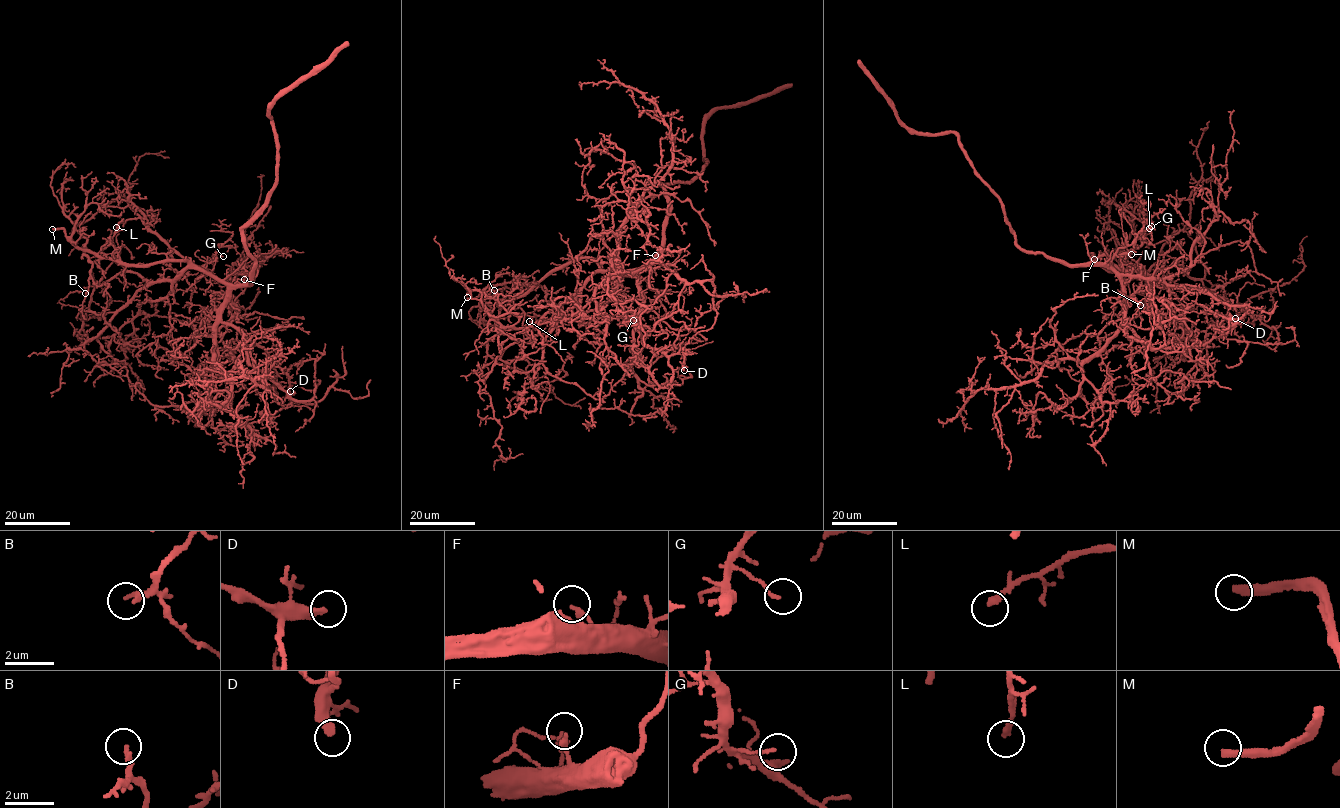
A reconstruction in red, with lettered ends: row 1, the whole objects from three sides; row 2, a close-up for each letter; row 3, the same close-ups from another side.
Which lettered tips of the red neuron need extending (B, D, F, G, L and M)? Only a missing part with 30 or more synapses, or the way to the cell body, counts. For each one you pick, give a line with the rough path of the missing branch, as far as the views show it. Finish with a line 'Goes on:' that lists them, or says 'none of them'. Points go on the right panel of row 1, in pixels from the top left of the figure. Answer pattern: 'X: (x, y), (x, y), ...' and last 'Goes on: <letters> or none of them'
B: (1140, 305), (1125, 323), (1127, 331), (1136, 337), (1138, 343), (1133, 344)
D: (1235, 318), (1242, 319), (1247, 309), (1250, 313)
M: (1131, 254), (1131, 244), (1140, 237), (1137, 223), (1140, 229), (1137, 228)
Goes on: B, D, M

